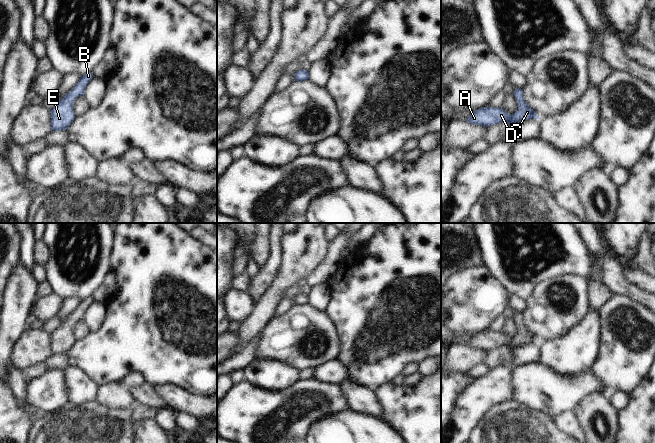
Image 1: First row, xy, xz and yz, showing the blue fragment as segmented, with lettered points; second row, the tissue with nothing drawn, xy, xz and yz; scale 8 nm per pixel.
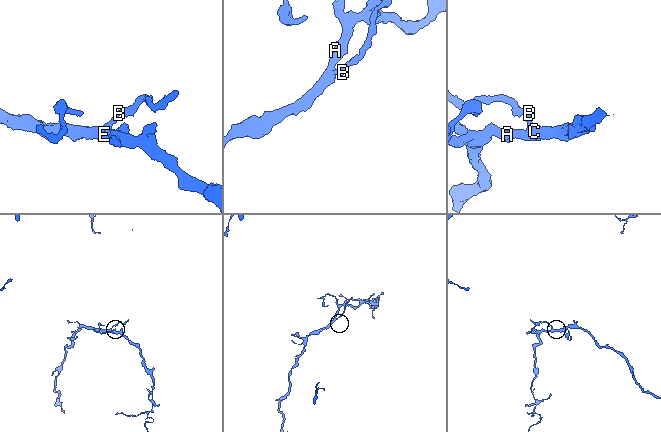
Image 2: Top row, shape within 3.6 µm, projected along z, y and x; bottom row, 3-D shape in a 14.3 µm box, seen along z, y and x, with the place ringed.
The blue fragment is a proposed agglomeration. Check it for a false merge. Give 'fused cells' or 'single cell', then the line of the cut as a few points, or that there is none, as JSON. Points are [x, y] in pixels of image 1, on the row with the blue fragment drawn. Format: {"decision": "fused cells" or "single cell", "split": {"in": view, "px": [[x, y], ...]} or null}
{"decision": "single cell", "split": null}

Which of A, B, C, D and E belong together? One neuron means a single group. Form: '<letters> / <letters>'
A B C D E

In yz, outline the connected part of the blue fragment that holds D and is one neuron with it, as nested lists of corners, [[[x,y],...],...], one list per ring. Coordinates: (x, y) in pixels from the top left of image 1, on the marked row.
[[[515,88],[513,95],[515,96],[519,106],[515,113],[507,114],[501,107],[482,107],[481,109],[472,112],[466,122],[487,127],[502,122],[512,125],[513,123],[529,119],[540,119],[539,116],[536,115],[535,111],[532,110],[525,102],[523,89]]]

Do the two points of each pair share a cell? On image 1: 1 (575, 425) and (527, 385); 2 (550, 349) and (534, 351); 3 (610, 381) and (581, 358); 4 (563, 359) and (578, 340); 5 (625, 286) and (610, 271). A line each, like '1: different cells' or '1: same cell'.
1: different cells
2: different cells
3: different cells
4: same cell
5: same cell

